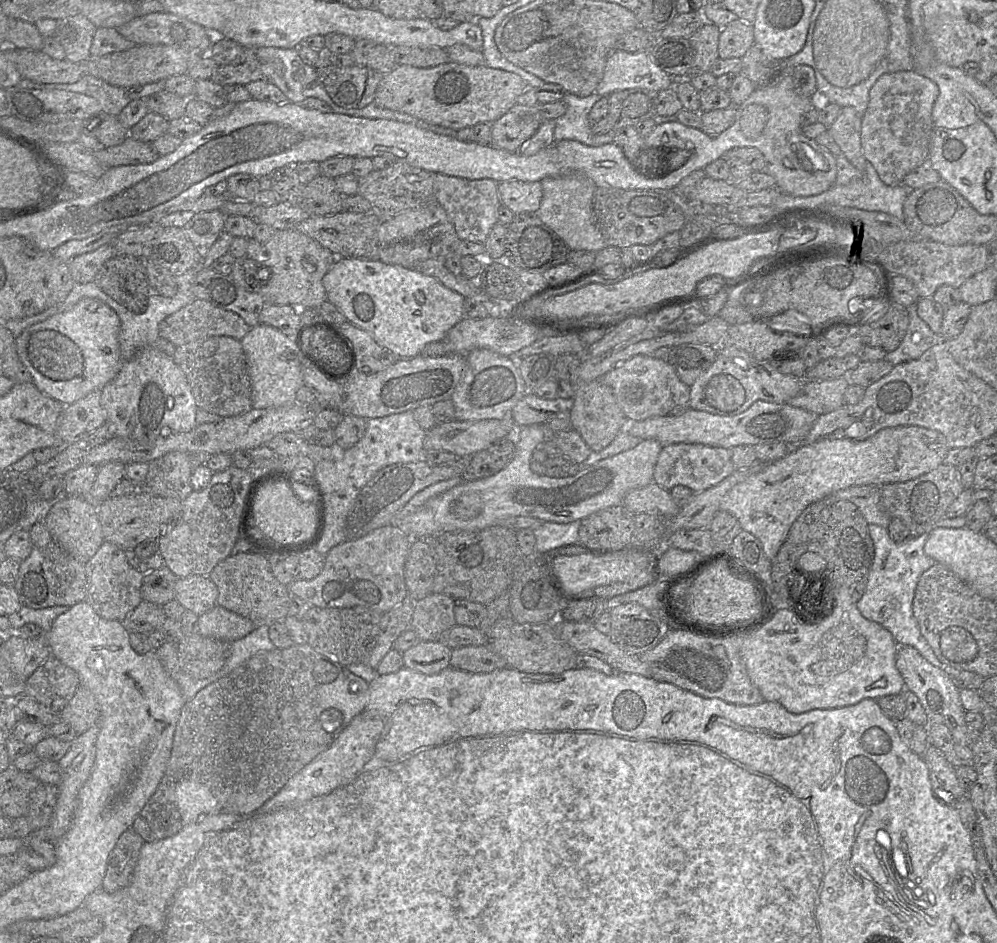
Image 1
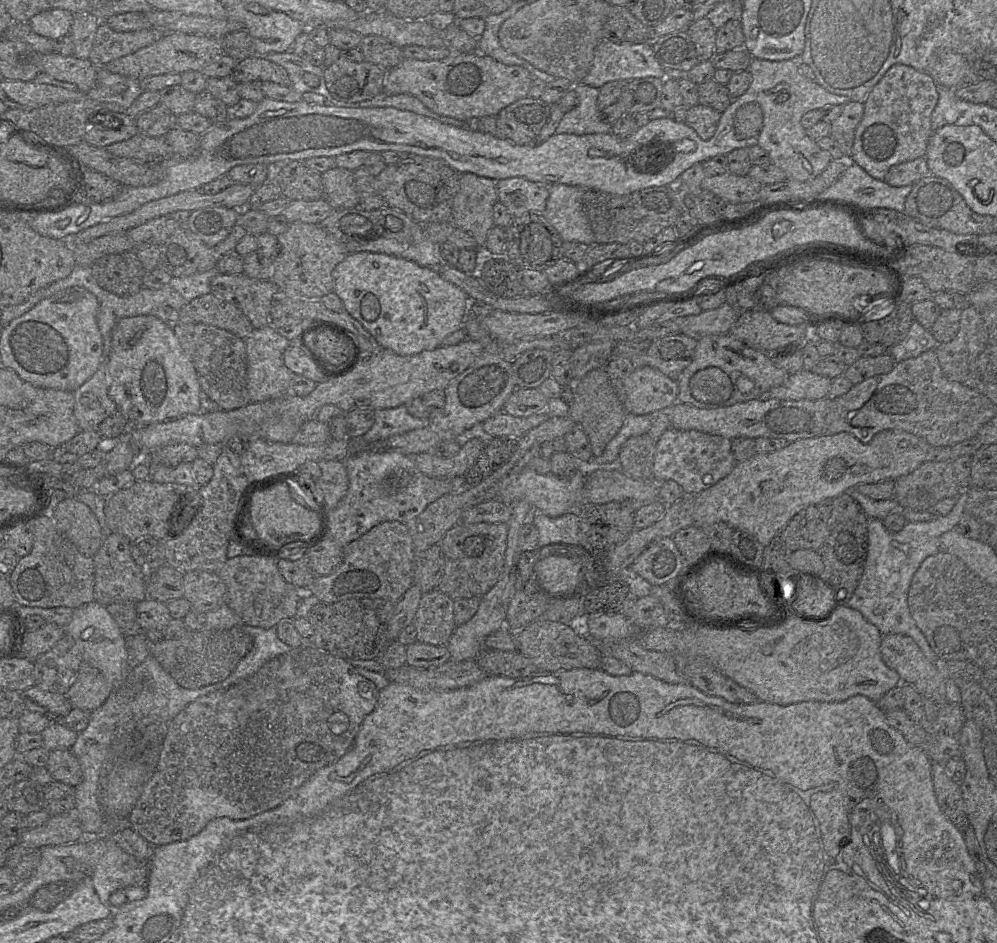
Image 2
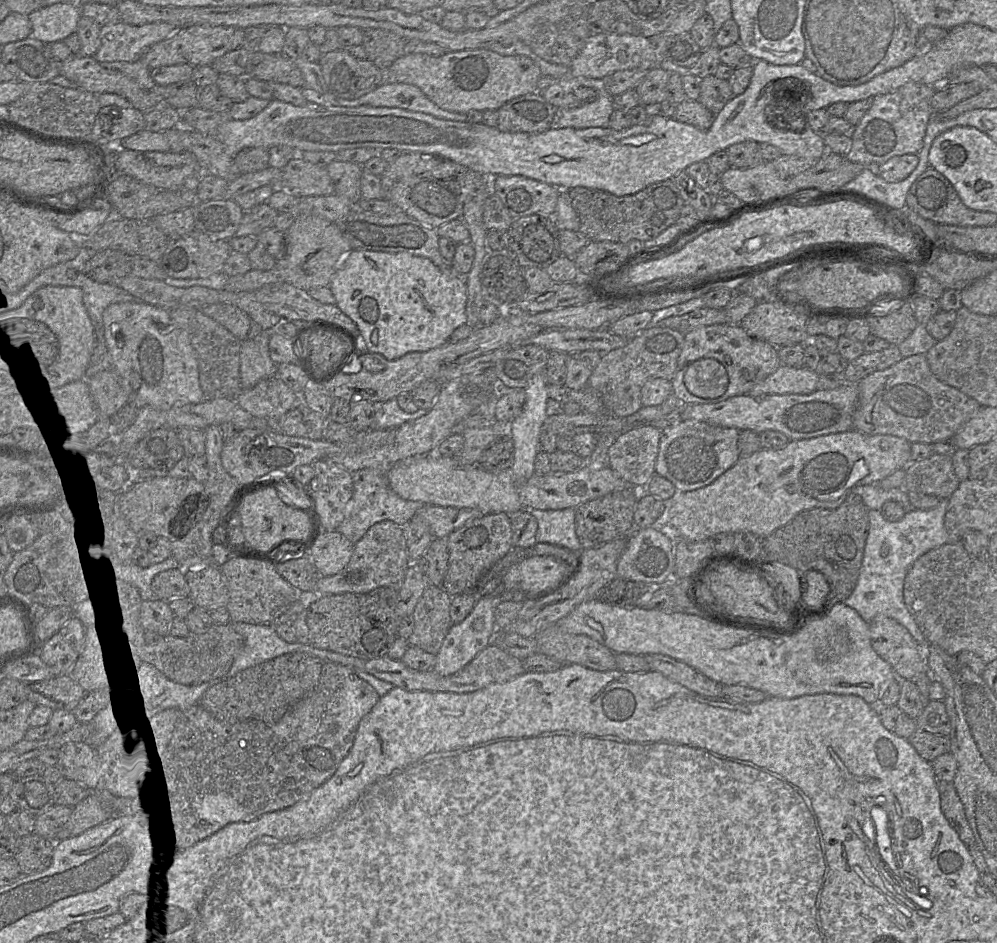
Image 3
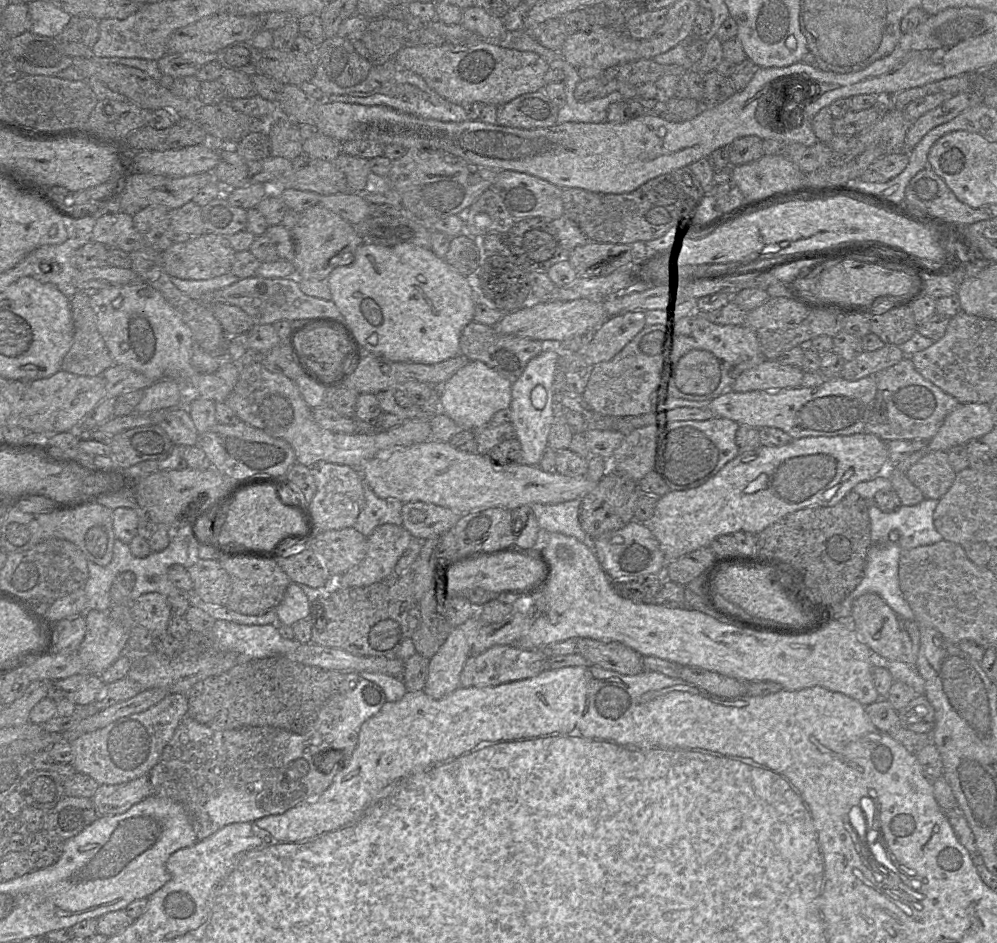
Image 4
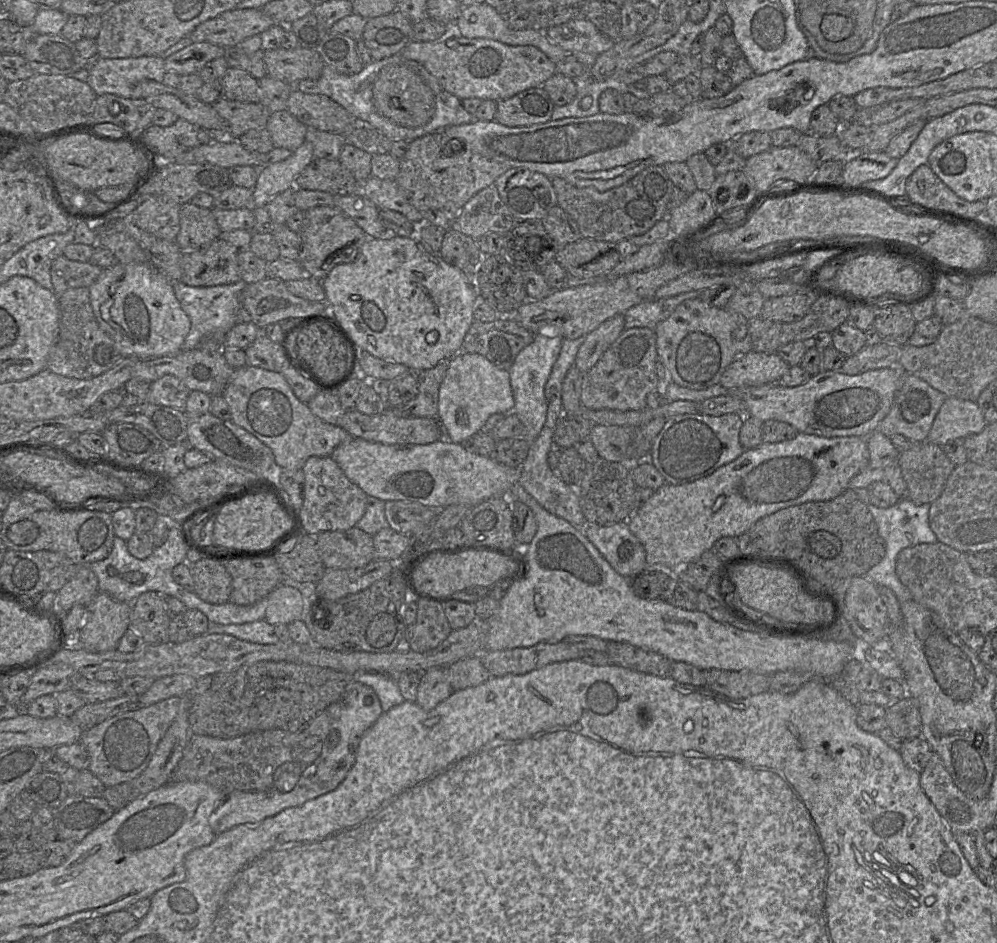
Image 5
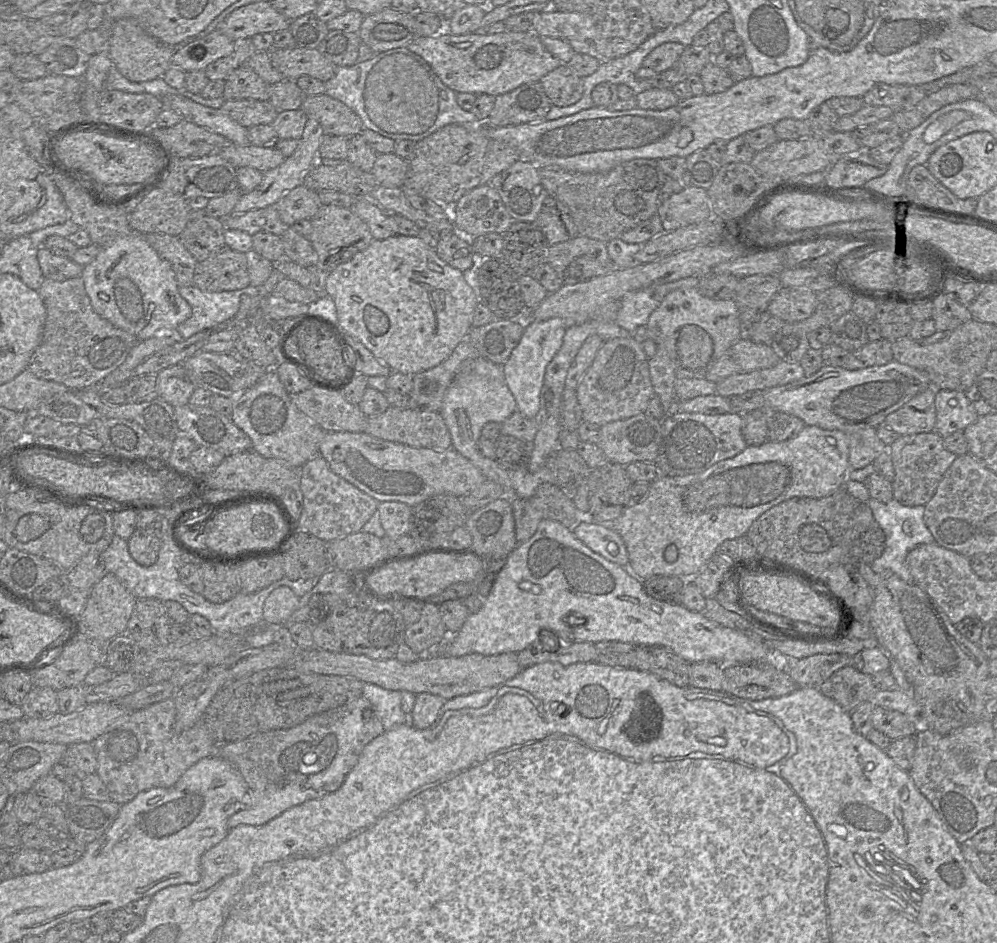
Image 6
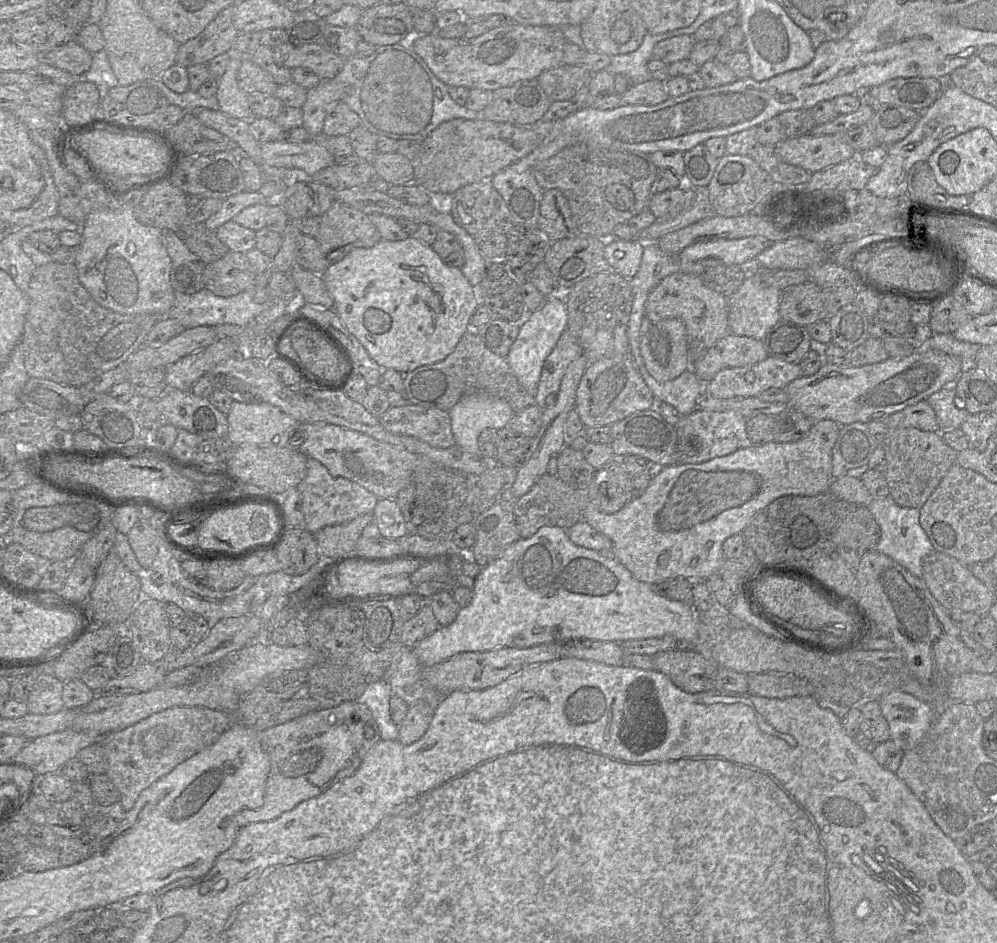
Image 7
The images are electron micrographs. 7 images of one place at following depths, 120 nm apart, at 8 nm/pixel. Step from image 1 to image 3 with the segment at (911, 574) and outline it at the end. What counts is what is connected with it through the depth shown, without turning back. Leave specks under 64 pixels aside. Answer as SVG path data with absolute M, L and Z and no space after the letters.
M940 499L939 504L932 509L907 510L903 518L896 522L886 520L879 510L870 509L869 532L859 577L853 592L843 602L854 609L868 624L878 615L896 620L910 632L923 649L930 644L905 605L904 580L917 558L931 549L951 542L944 525L947 506L948 499Z

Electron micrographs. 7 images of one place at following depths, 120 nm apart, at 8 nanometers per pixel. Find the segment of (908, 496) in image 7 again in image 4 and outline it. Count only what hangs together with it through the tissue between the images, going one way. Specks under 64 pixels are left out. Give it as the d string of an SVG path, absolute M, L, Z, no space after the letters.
M945 451L927 453L906 472L909 481L922 492L925 499L935 500L948 492L956 474Z

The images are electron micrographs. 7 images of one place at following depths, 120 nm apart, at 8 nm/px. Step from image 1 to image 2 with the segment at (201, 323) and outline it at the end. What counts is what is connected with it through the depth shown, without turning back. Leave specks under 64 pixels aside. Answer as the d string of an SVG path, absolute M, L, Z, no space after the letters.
M212 293L186 302L177 314L176 323L202 323L226 330L241 339L254 330L239 308Z

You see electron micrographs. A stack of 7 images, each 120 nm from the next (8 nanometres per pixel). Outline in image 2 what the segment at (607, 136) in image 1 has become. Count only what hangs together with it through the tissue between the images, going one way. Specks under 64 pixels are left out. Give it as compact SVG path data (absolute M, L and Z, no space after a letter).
M586 84L574 85L578 96L578 105L564 113L556 133L585 135L593 133L612 133L612 124L600 119L600 109L597 106L599 88Z

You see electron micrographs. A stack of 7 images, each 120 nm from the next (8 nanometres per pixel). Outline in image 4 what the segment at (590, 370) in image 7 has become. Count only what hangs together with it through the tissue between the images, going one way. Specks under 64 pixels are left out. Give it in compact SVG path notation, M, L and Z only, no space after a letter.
M645 326L613 358L591 368L581 395L584 402L603 416L632 417L648 412L646 392L650 388L666 387L666 353L669 329Z

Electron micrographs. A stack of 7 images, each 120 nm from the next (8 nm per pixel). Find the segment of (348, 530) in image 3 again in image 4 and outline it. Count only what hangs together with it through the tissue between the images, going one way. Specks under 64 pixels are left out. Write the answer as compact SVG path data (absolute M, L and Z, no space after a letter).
M364 482L364 506L353 528L368 537L382 524L402 525L403 502L394 498L381 498Z

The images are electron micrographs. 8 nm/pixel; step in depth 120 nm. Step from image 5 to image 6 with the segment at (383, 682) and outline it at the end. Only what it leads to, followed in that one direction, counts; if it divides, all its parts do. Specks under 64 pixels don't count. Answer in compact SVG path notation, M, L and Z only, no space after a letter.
M364 683L361 696L373 705L385 730L409 723L409 715L401 709L401 691L385 689L373 683Z

